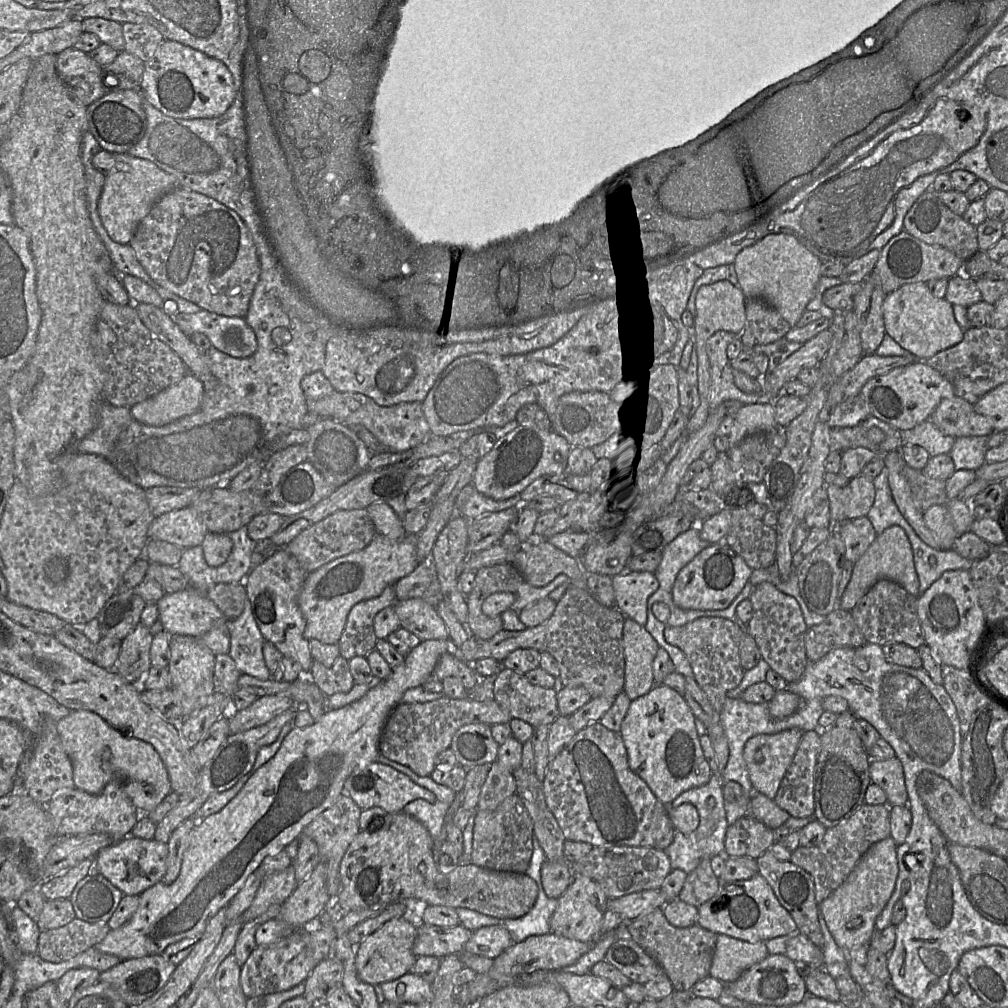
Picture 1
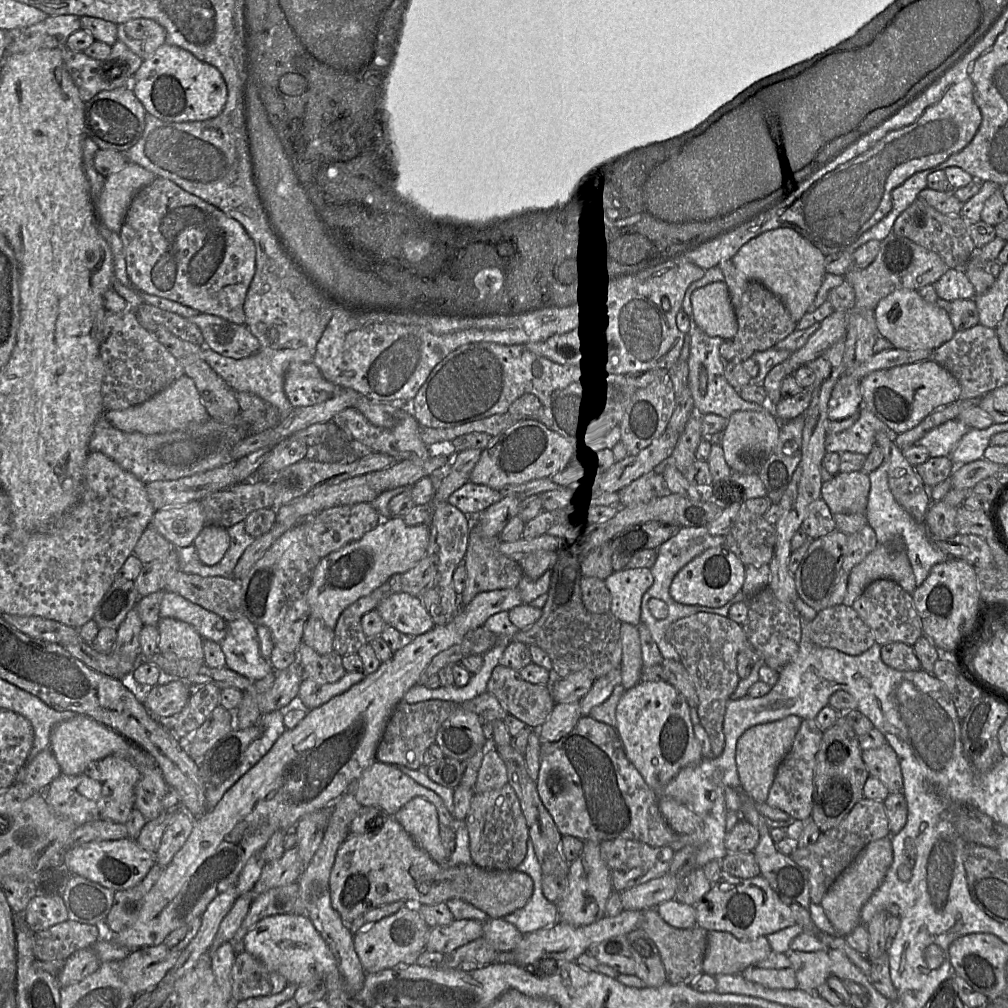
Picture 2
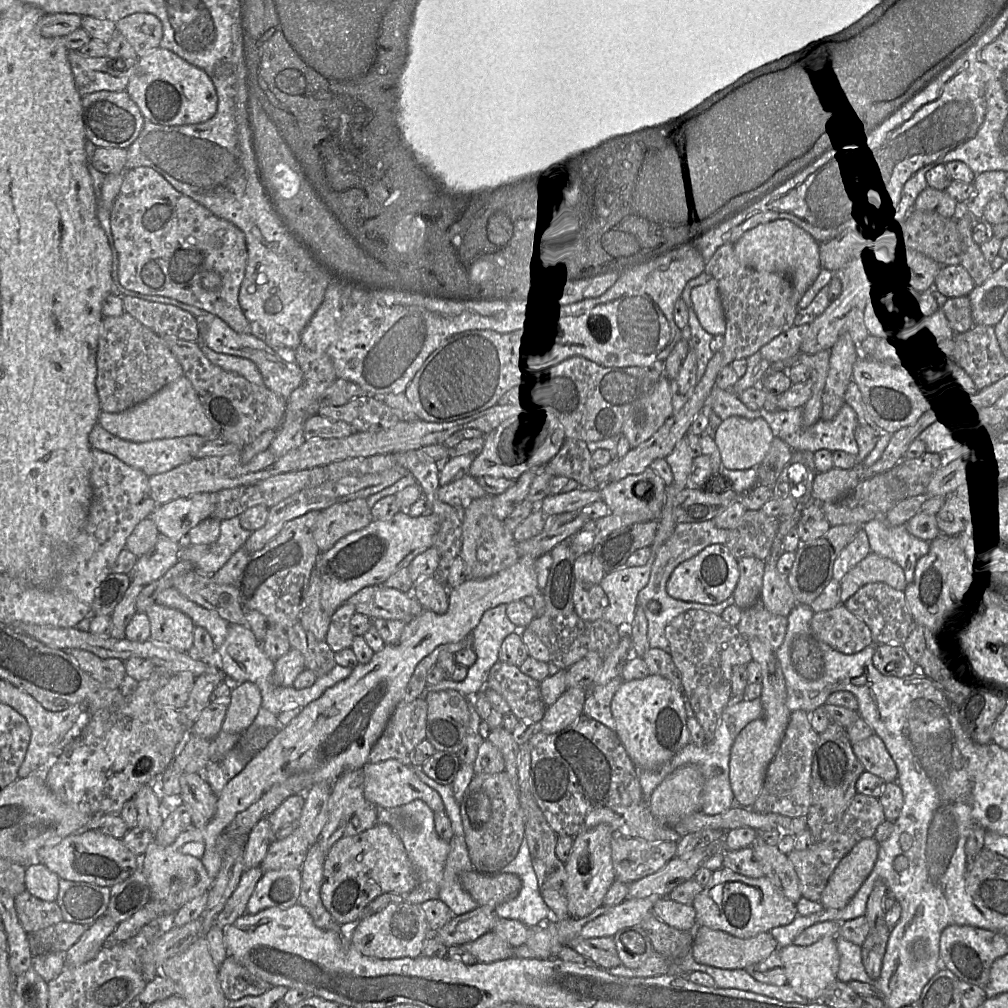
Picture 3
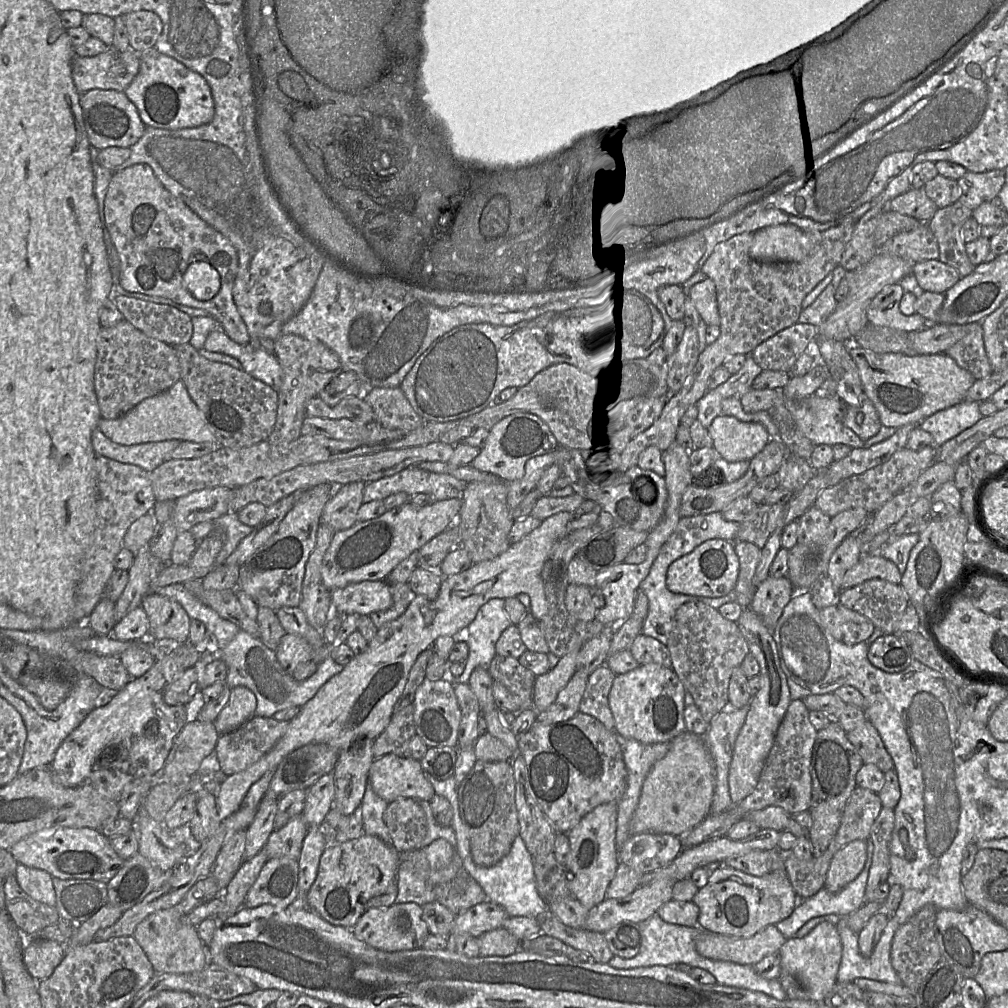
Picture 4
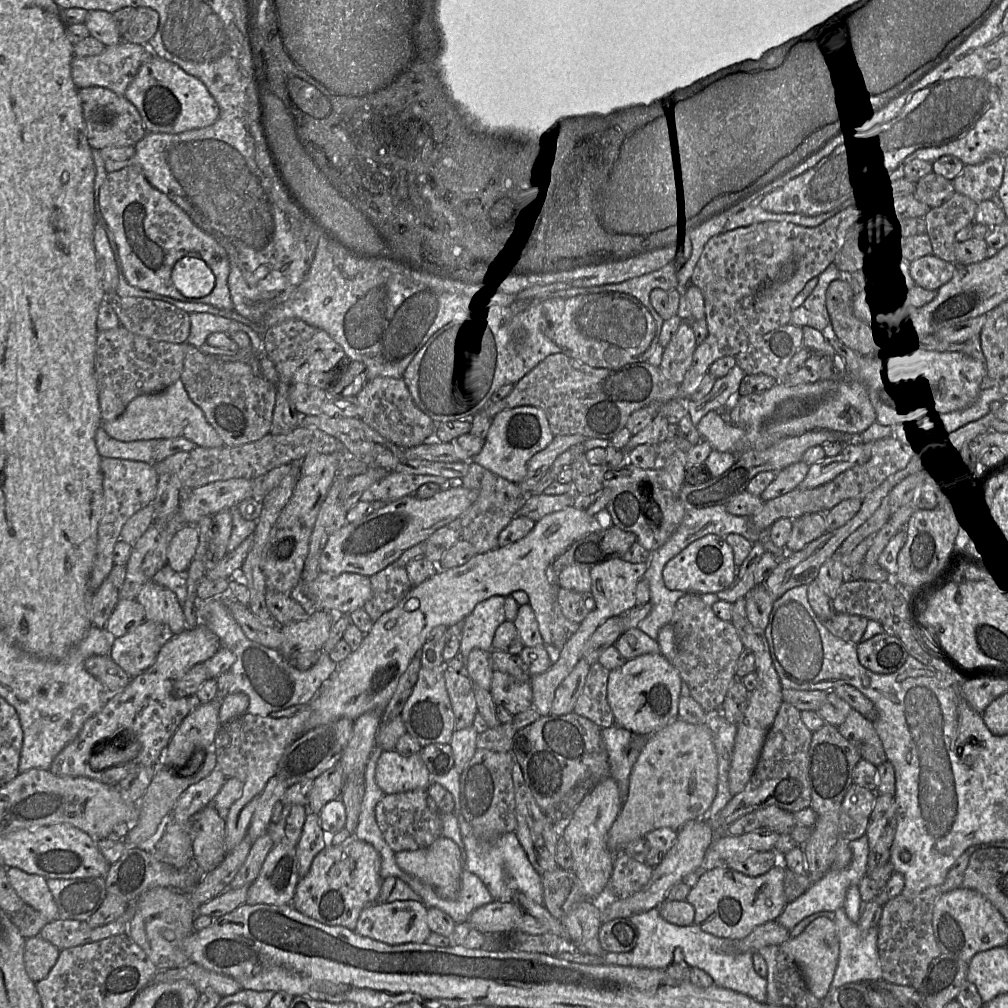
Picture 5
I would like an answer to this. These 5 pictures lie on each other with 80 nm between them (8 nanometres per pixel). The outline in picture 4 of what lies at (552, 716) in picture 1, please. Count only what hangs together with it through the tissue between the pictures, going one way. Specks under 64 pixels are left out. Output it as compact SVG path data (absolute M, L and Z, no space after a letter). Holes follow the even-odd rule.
M495 655L488 669L493 681L503 684L513 695L520 700L521 711L533 708L533 687L535 683L535 675L522 666L519 659L513 657L504 657Z

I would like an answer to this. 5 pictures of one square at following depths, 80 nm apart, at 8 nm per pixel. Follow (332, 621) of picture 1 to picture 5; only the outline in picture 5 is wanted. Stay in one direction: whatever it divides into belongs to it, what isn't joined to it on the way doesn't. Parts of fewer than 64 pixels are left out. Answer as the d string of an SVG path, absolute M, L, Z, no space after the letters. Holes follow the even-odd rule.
M460 485L439 490L427 499L409 495L387 502L360 520L346 522L330 535L319 559L319 569L331 575L356 573L370 577L395 562L405 550L425 541L437 529L460 518L476 498L475 491Z

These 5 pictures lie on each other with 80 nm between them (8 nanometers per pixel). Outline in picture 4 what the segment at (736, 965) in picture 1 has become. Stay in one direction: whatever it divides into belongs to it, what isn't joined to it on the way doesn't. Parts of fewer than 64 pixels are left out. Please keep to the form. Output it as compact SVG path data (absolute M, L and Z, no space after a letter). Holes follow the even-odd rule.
M773 924L748 938L703 931L696 941L696 950L700 955L712 960L753 965L765 956L778 955L785 940L786 938Z

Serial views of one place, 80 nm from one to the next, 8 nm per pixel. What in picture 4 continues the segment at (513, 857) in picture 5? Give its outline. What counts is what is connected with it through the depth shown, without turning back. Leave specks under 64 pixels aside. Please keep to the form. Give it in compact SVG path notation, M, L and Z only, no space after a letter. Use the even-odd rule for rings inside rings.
M426 773L426 778L432 785L435 793L449 801L452 807L451 826L455 832L459 854L463 859L463 867L468 875L483 888L488 900L502 906L509 917L526 916L536 918L539 914L549 910L549 904L542 899L537 891L532 856L528 852L523 839L518 835L513 841L510 852L494 866L483 867L477 865L472 859L469 835L460 817L458 787L454 776L445 780L438 780Z

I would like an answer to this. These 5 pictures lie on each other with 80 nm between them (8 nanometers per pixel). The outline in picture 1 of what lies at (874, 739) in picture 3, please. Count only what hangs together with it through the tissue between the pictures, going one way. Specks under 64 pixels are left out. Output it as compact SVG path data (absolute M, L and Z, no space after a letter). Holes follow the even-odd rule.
M897 756L887 760L871 759L870 777L873 783L885 791L888 806L907 805L904 770Z

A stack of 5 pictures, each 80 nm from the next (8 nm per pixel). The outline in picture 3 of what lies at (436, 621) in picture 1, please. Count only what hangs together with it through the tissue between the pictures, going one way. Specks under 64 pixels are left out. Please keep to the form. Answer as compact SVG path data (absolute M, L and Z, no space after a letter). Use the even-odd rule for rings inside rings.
M383 583L362 588L352 595L347 602L355 606L357 613L365 614L372 619L401 620L405 623L418 616L424 609L410 592L402 592L392 587L386 587Z

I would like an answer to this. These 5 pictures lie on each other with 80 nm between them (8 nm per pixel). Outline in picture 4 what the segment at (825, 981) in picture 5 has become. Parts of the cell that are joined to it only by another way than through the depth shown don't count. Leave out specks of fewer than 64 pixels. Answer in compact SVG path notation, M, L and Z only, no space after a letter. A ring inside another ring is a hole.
M823 921L802 938L786 939L778 951L782 972L794 976L807 994L807 998L823 1001L837 982L842 955L842 943L834 924Z

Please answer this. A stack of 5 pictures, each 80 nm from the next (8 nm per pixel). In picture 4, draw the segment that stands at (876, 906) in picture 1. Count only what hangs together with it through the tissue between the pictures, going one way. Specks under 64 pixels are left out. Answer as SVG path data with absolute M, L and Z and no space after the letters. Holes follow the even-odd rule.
M855 840L841 848L832 858L825 888L836 893L862 872L868 857L867 842Z

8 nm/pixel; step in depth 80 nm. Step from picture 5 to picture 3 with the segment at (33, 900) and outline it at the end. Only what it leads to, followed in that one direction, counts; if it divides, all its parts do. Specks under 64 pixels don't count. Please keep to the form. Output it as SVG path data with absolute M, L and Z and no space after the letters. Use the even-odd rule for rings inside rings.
M40 863L27 866L25 870L26 891L41 900L56 901L59 876Z

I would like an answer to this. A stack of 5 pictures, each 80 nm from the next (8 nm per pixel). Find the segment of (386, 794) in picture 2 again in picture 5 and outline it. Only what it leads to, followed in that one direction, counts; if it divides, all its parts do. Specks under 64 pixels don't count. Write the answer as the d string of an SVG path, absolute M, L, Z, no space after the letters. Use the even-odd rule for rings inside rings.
M383 750L376 762L375 781L385 794L395 794L417 789L426 790L430 784L429 771L419 754L402 755L396 750Z

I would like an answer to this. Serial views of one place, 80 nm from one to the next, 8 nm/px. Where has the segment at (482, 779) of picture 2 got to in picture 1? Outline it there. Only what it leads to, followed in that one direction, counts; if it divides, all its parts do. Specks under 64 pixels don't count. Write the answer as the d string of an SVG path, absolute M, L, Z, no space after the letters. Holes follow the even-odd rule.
M496 760L490 765L481 788L477 809L494 810L503 800L515 793L516 783L512 773Z

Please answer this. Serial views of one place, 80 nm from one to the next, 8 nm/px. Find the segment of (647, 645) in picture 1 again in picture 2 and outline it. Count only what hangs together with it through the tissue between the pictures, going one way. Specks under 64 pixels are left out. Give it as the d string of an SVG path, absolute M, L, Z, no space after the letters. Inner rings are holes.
M626 622L621 623L621 642L621 685L628 690L641 681L643 660L638 628Z

